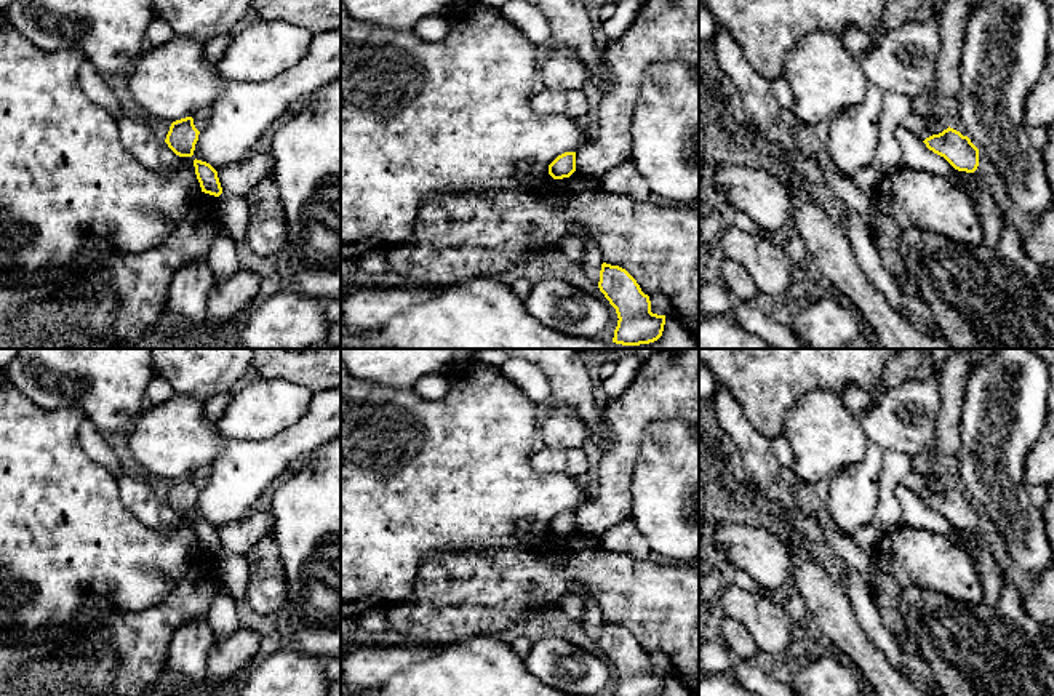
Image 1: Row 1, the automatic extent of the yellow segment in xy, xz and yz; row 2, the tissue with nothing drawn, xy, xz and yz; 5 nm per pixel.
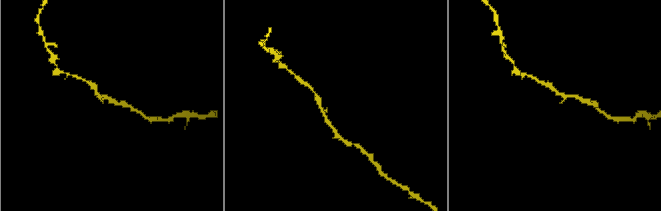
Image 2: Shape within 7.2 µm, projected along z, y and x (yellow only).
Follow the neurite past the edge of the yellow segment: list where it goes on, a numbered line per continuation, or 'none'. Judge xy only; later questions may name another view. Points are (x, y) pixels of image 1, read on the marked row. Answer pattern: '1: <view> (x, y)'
none

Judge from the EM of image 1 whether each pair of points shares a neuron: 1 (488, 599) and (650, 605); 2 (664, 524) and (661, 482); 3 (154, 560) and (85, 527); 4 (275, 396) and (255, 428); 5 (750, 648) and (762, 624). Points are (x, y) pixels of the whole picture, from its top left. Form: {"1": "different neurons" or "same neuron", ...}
{"1": "same neuron", "2": "same neuron", "3": "same neuron", "4": "same neuron", "5": "different neurons"}

